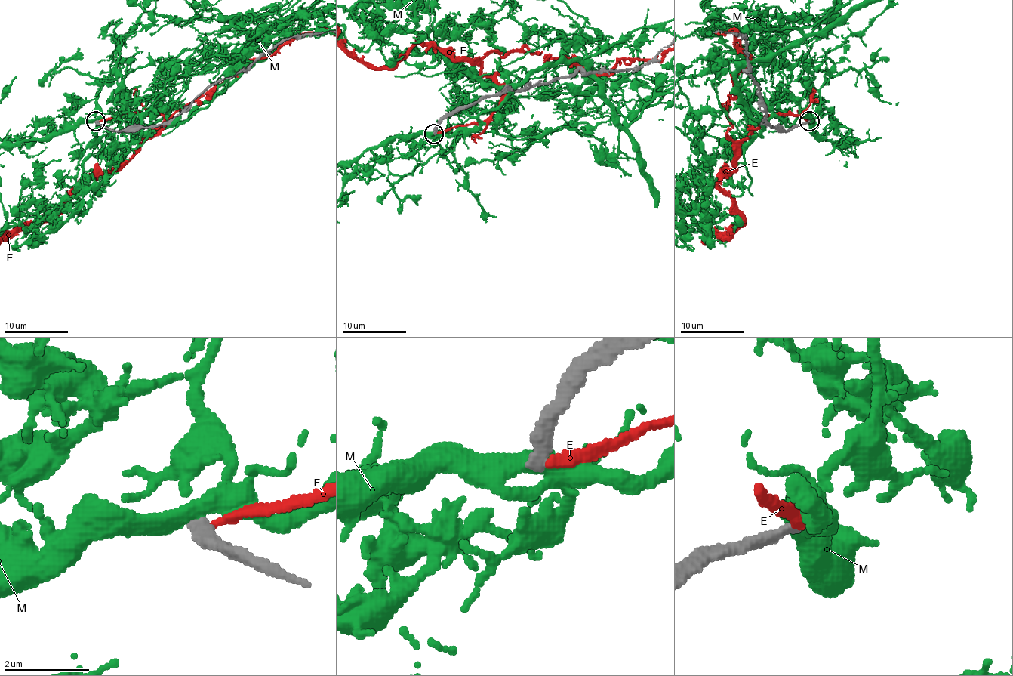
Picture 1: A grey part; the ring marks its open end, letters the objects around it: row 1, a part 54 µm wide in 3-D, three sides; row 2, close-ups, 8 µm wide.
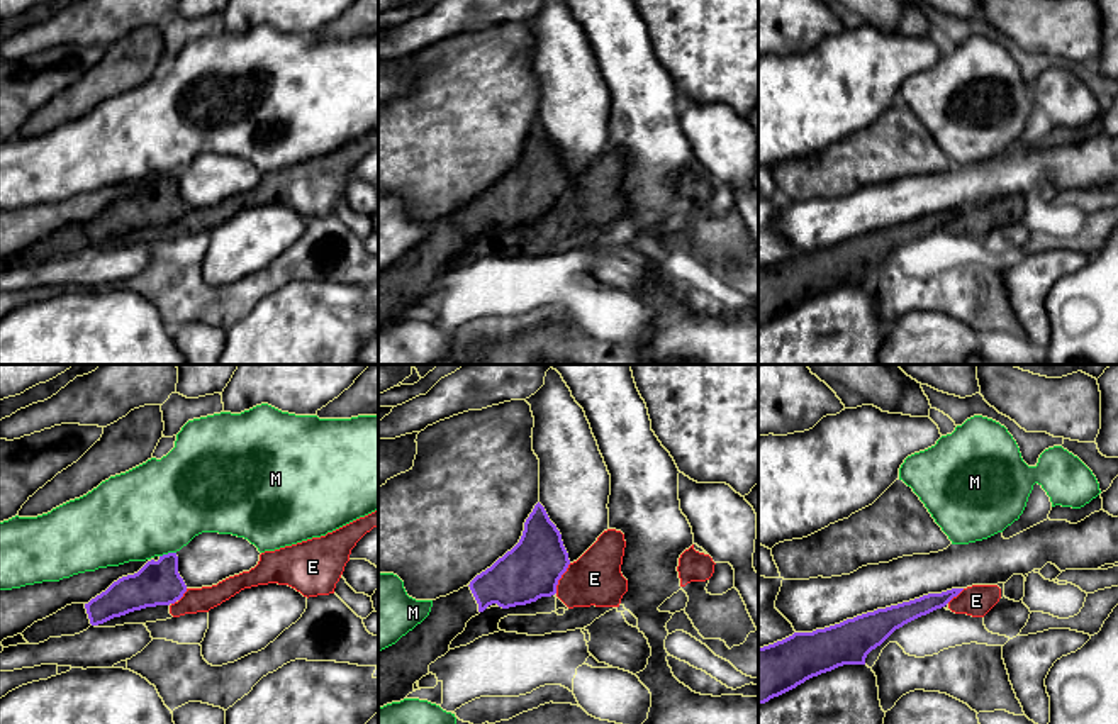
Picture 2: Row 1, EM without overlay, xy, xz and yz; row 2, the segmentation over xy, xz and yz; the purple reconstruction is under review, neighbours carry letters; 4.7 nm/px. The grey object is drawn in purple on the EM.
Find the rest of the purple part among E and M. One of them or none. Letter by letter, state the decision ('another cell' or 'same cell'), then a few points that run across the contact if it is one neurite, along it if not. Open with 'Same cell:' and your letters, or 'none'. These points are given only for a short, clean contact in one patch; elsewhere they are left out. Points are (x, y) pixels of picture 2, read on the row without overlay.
Same cell: none
E: another cell; line xz (570, 183), (558, 200), (555, 212)
M: another cell

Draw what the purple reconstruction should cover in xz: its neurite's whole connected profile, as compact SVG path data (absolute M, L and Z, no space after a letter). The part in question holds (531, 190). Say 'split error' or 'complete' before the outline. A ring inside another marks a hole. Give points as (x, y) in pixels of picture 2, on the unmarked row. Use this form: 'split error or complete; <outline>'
split error; M538 122L524 142L519 163L490 188L477 195L467 207L433 220L429 236L395 265L378 271L378 329L407 319L419 300L429 295L429 285L450 271L451 261L467 242L490 227L516 227L556 214L556 205L570 185L562 154Z

